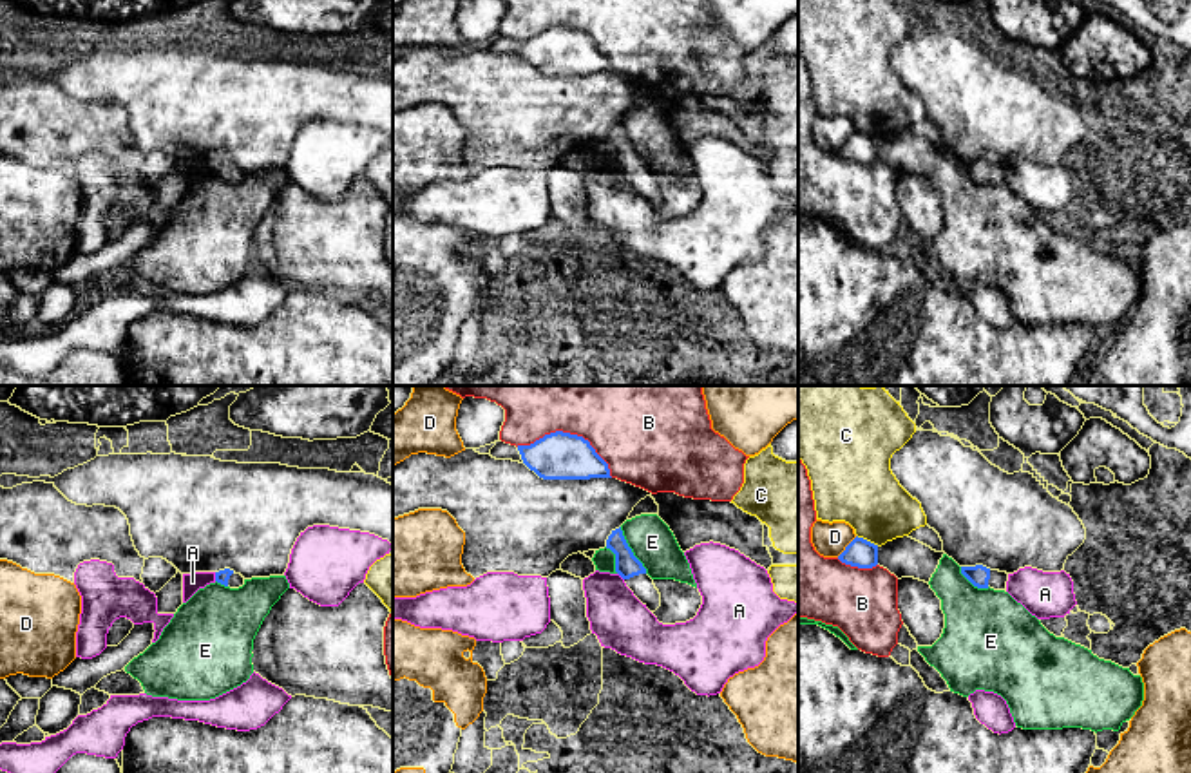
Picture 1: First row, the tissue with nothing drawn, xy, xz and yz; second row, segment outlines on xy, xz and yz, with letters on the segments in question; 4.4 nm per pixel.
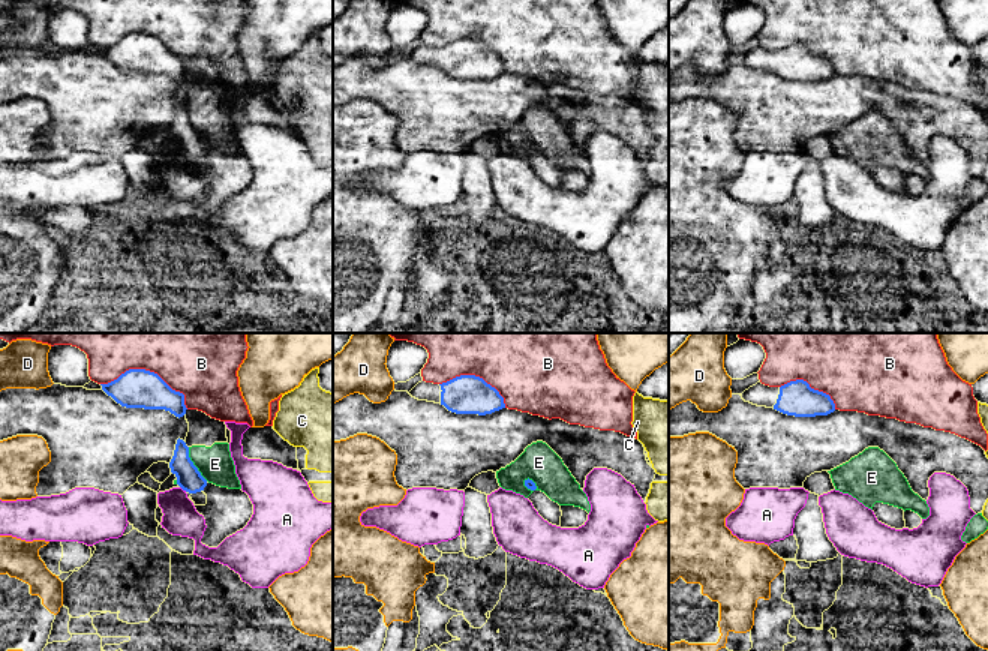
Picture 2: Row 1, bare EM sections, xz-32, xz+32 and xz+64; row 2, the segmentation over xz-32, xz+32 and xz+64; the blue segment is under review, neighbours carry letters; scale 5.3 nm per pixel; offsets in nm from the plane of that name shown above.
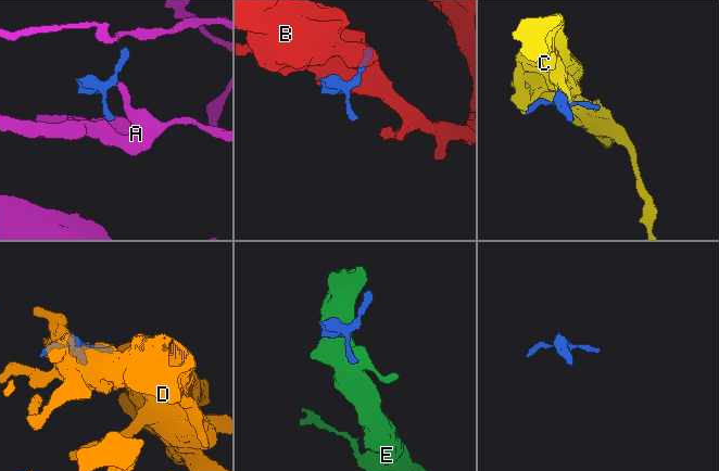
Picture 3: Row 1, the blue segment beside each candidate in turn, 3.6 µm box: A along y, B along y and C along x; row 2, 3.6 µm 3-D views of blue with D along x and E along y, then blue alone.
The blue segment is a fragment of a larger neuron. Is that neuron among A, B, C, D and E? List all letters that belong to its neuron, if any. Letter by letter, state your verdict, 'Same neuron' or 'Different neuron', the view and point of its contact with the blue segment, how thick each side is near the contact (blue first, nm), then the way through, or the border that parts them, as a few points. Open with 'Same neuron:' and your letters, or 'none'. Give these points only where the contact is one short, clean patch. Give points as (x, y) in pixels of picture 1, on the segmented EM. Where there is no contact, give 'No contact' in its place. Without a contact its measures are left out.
Same neuron: none
A: Different neuron. Touches blue at xy (216, 576). Thickness 60 nm (blue) against 90 nm
B: Different neuron. Touches blue at xz (569, 433). Thickness 220 nm (blue) against 480 nm
C: Different neuron. Touches blue at yz (866, 540). Thickness 130 nm (blue) against 340 nm
D: Different neuron. Touches blue at yz (846, 547). Thickness 130 nm (blue) against 160 nm
E: Different neuron. Touches blue at xz (630, 551). Thickness 110 nm (blue) against 200 nm

